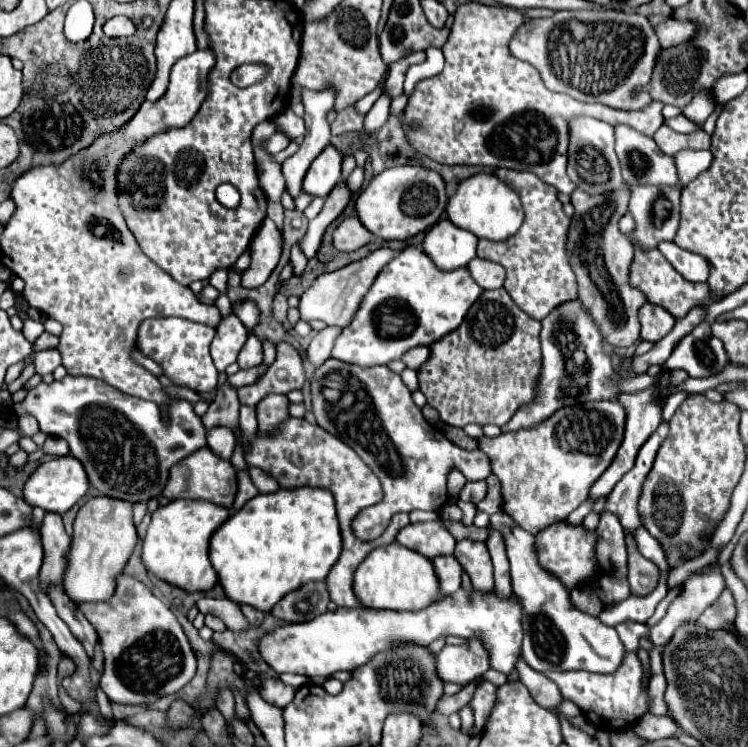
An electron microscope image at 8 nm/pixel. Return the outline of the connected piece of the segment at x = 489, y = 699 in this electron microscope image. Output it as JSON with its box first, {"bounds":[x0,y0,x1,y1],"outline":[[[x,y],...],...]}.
{"bounds":[471,681,495,729],"outline":[[[485,681],[485,683],[481,683],[477,687],[475,697],[471,701],[471,707],[475,711],[475,727],[477,729],[483,729],[483,725],[485,725],[485,721],[487,721],[491,709],[493,709],[493,705],[495,705],[495,685]]]}

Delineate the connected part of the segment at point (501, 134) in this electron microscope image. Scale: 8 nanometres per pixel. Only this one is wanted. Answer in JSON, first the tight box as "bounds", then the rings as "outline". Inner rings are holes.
{"bounds":[401,3,663,195],"outline":[[[465,3],[453,15],[453,29],[448,40],[442,47],[445,67],[439,75],[423,79],[415,85],[413,93],[409,95],[409,103],[401,115],[401,125],[405,131],[407,141],[417,149],[421,155],[445,163],[445,165],[487,165],[487,167],[509,167],[531,171],[545,183],[553,185],[557,191],[571,195],[577,185],[573,185],[565,173],[567,167],[567,145],[569,145],[569,129],[567,123],[571,117],[587,115],[601,119],[609,125],[625,123],[649,137],[663,125],[663,103],[651,101],[645,109],[639,111],[621,111],[611,109],[601,103],[581,103],[565,93],[549,91],[537,69],[521,59],[515,59],[509,51],[509,41],[513,33],[523,23],[523,15],[517,9],[509,7],[487,7],[481,3]]]}

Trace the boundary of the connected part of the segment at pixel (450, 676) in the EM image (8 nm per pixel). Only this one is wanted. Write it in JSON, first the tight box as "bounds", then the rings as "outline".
{"bounds":[437,639,489,685],"outline":[[[481,639],[465,641],[465,645],[445,645],[437,655],[437,673],[445,683],[467,685],[489,669],[489,651]]]}

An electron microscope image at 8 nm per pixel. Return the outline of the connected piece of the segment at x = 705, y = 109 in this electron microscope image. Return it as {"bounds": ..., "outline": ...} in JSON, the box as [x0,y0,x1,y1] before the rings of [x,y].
{"bounds":[683,89,715,127],"outline":[[[705,89],[693,97],[693,101],[683,109],[683,115],[689,117],[689,121],[693,121],[697,127],[703,127],[705,119],[713,113],[713,109],[715,109],[715,103],[711,99],[709,89]]]}

